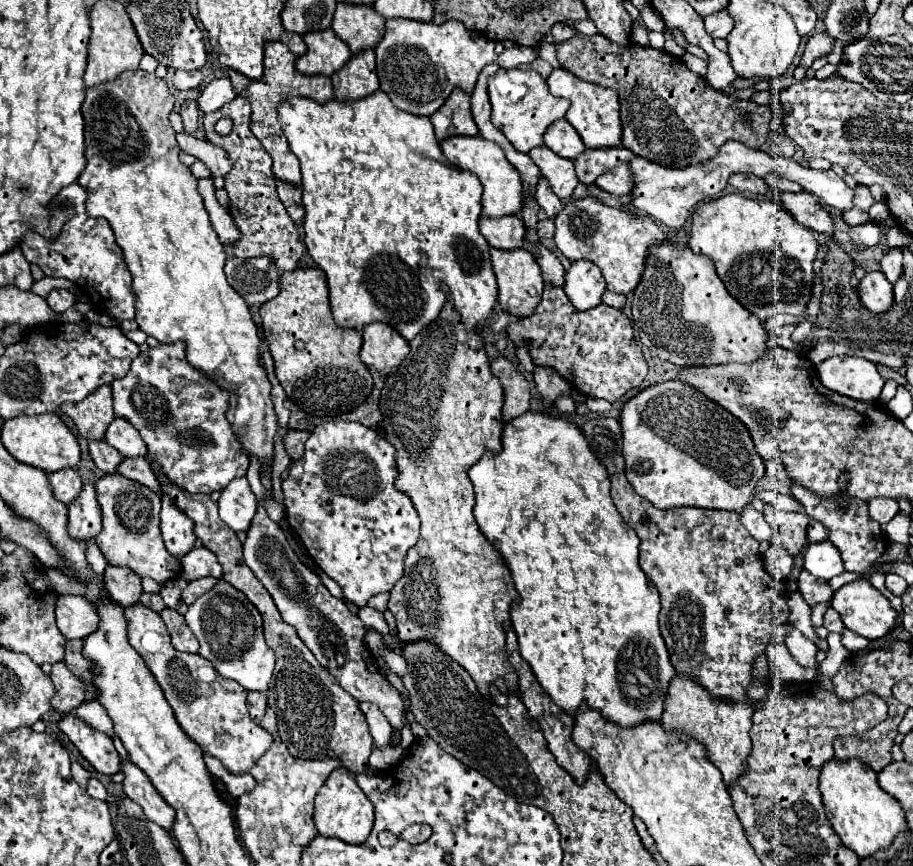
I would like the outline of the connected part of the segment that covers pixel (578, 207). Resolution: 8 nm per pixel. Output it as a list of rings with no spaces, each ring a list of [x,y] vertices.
[[[595,196],[567,200],[563,204],[561,214],[557,214],[553,222],[557,228],[555,232],[557,248],[569,260],[587,258],[595,262],[603,272],[607,290],[621,294],[633,292],[635,286],[639,284],[647,256],[647,246],[657,240],[667,240],[661,228],[649,216],[639,216],[639,214],[623,212],[619,208],[611,208]]]

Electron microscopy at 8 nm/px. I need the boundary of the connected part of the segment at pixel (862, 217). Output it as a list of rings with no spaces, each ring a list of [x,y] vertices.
[[[855,208],[843,212],[843,218],[845,218],[847,224],[853,224],[853,226],[857,226],[857,224],[865,224],[865,220],[869,220],[867,212],[861,212],[861,210],[855,210]]]

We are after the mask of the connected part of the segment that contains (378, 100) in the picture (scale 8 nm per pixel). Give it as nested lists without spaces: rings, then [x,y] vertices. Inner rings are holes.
[[[377,90],[375,94],[371,94],[363,100],[357,100],[357,102],[329,100],[327,104],[317,104],[315,100],[309,100],[309,98],[291,98],[279,106],[279,118],[283,124],[283,134],[287,136],[293,154],[301,162],[301,174],[303,174],[301,190],[303,190],[303,206],[305,206],[305,220],[303,220],[305,238],[303,238],[303,242],[307,246],[307,252],[315,260],[315,264],[327,274],[333,320],[339,328],[363,330],[363,326],[367,326],[371,322],[383,322],[383,324],[389,324],[393,330],[397,330],[403,338],[407,338],[407,342],[411,342],[421,330],[425,330],[425,326],[429,326],[431,322],[435,322],[435,318],[439,318],[439,314],[447,302],[445,292],[439,288],[441,282],[447,284],[451,298],[453,298],[453,304],[455,304],[455,310],[461,314],[465,328],[469,328],[469,332],[481,328],[485,322],[489,322],[493,318],[499,290],[497,290],[497,280],[495,280],[495,274],[491,268],[489,242],[485,240],[485,236],[479,230],[483,186],[475,174],[465,172],[465,170],[459,172],[449,160],[445,160],[445,156],[439,148],[439,142],[433,134],[433,126],[431,126],[429,118],[421,118],[421,116],[413,116],[409,112],[397,110],[393,106],[393,102],[389,100],[389,96],[383,94],[383,90]],[[423,258],[427,260],[425,272],[419,270],[419,262]]]

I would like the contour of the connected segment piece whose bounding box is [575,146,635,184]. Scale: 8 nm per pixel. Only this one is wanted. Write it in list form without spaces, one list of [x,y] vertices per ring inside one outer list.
[[[623,146],[617,148],[601,148],[601,150],[585,150],[575,160],[577,178],[583,184],[593,184],[605,170],[613,170],[613,166],[619,166],[621,162],[629,164],[635,158],[635,154]]]

